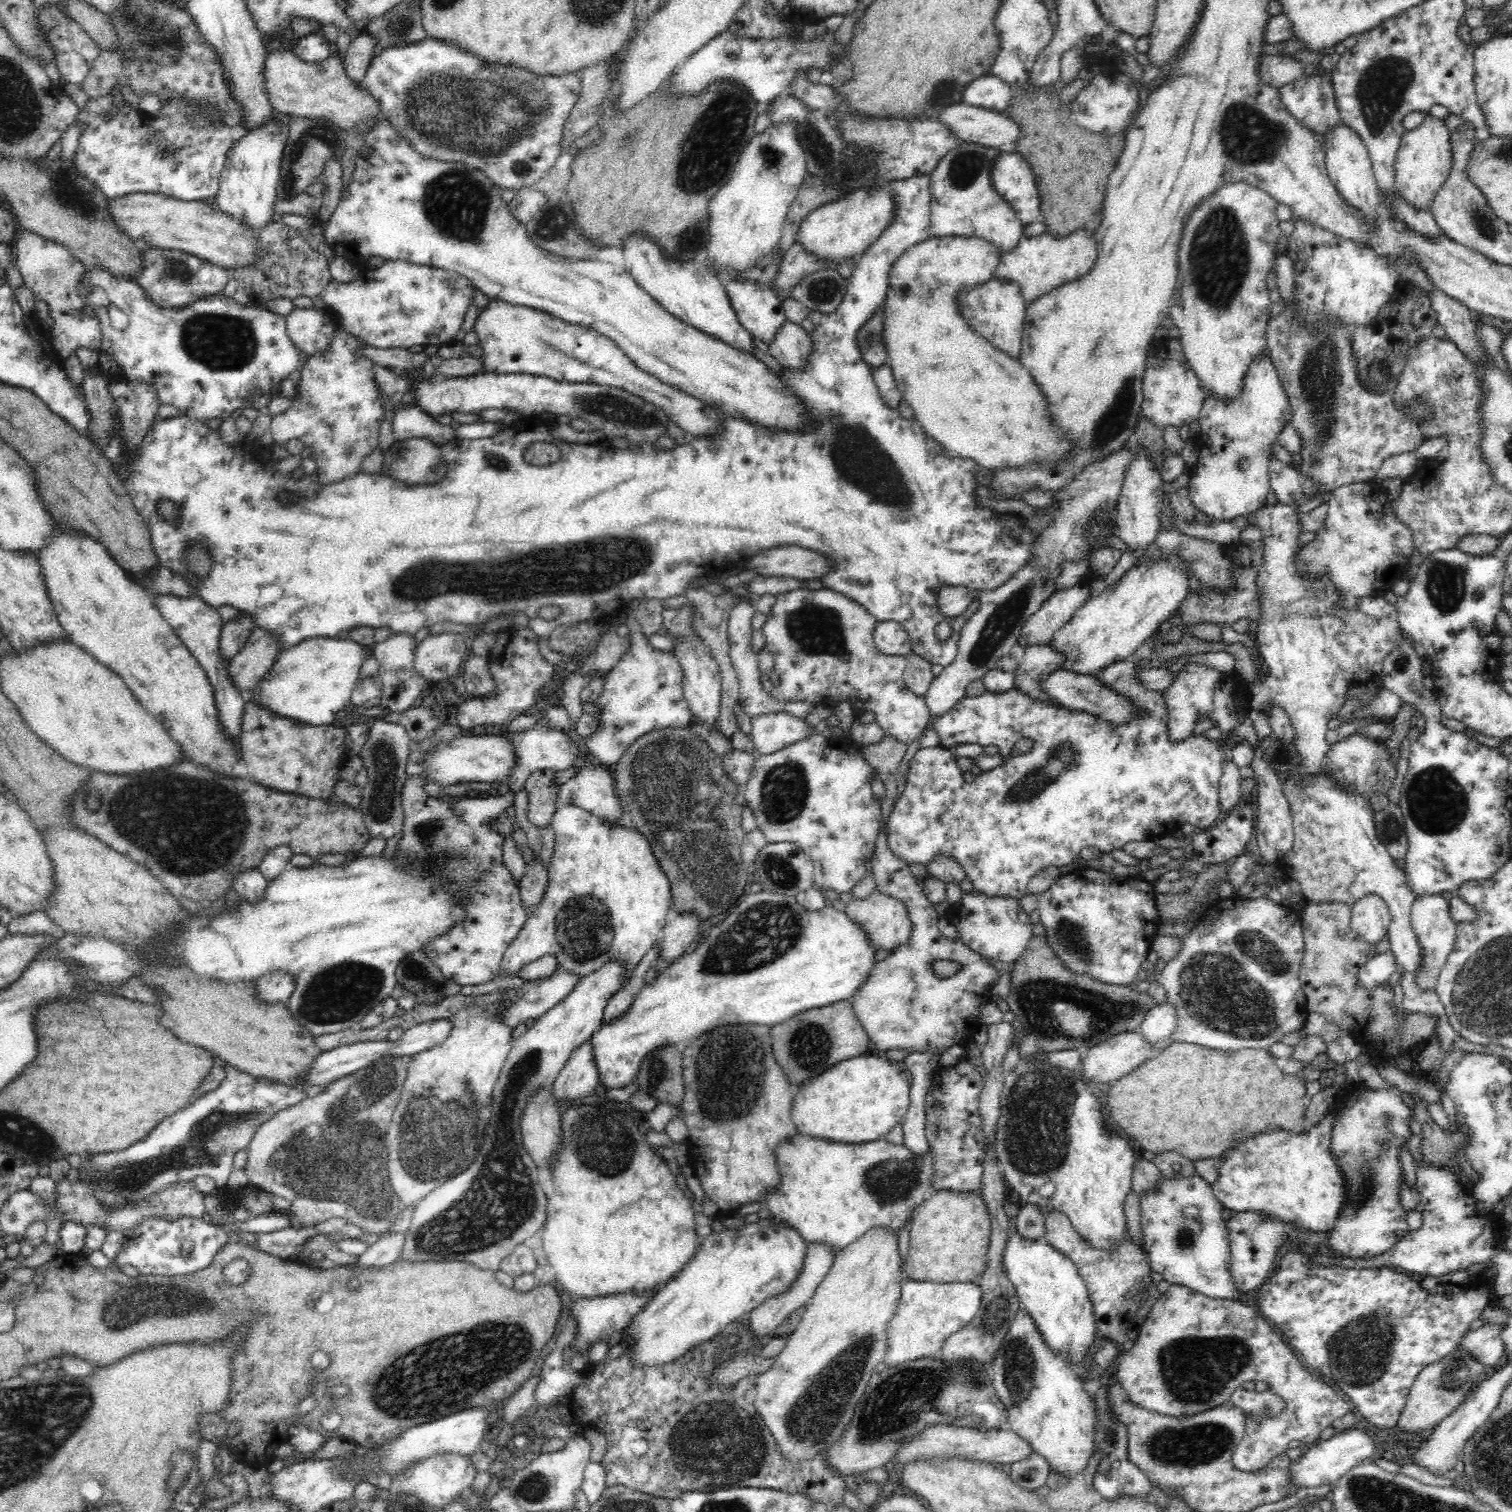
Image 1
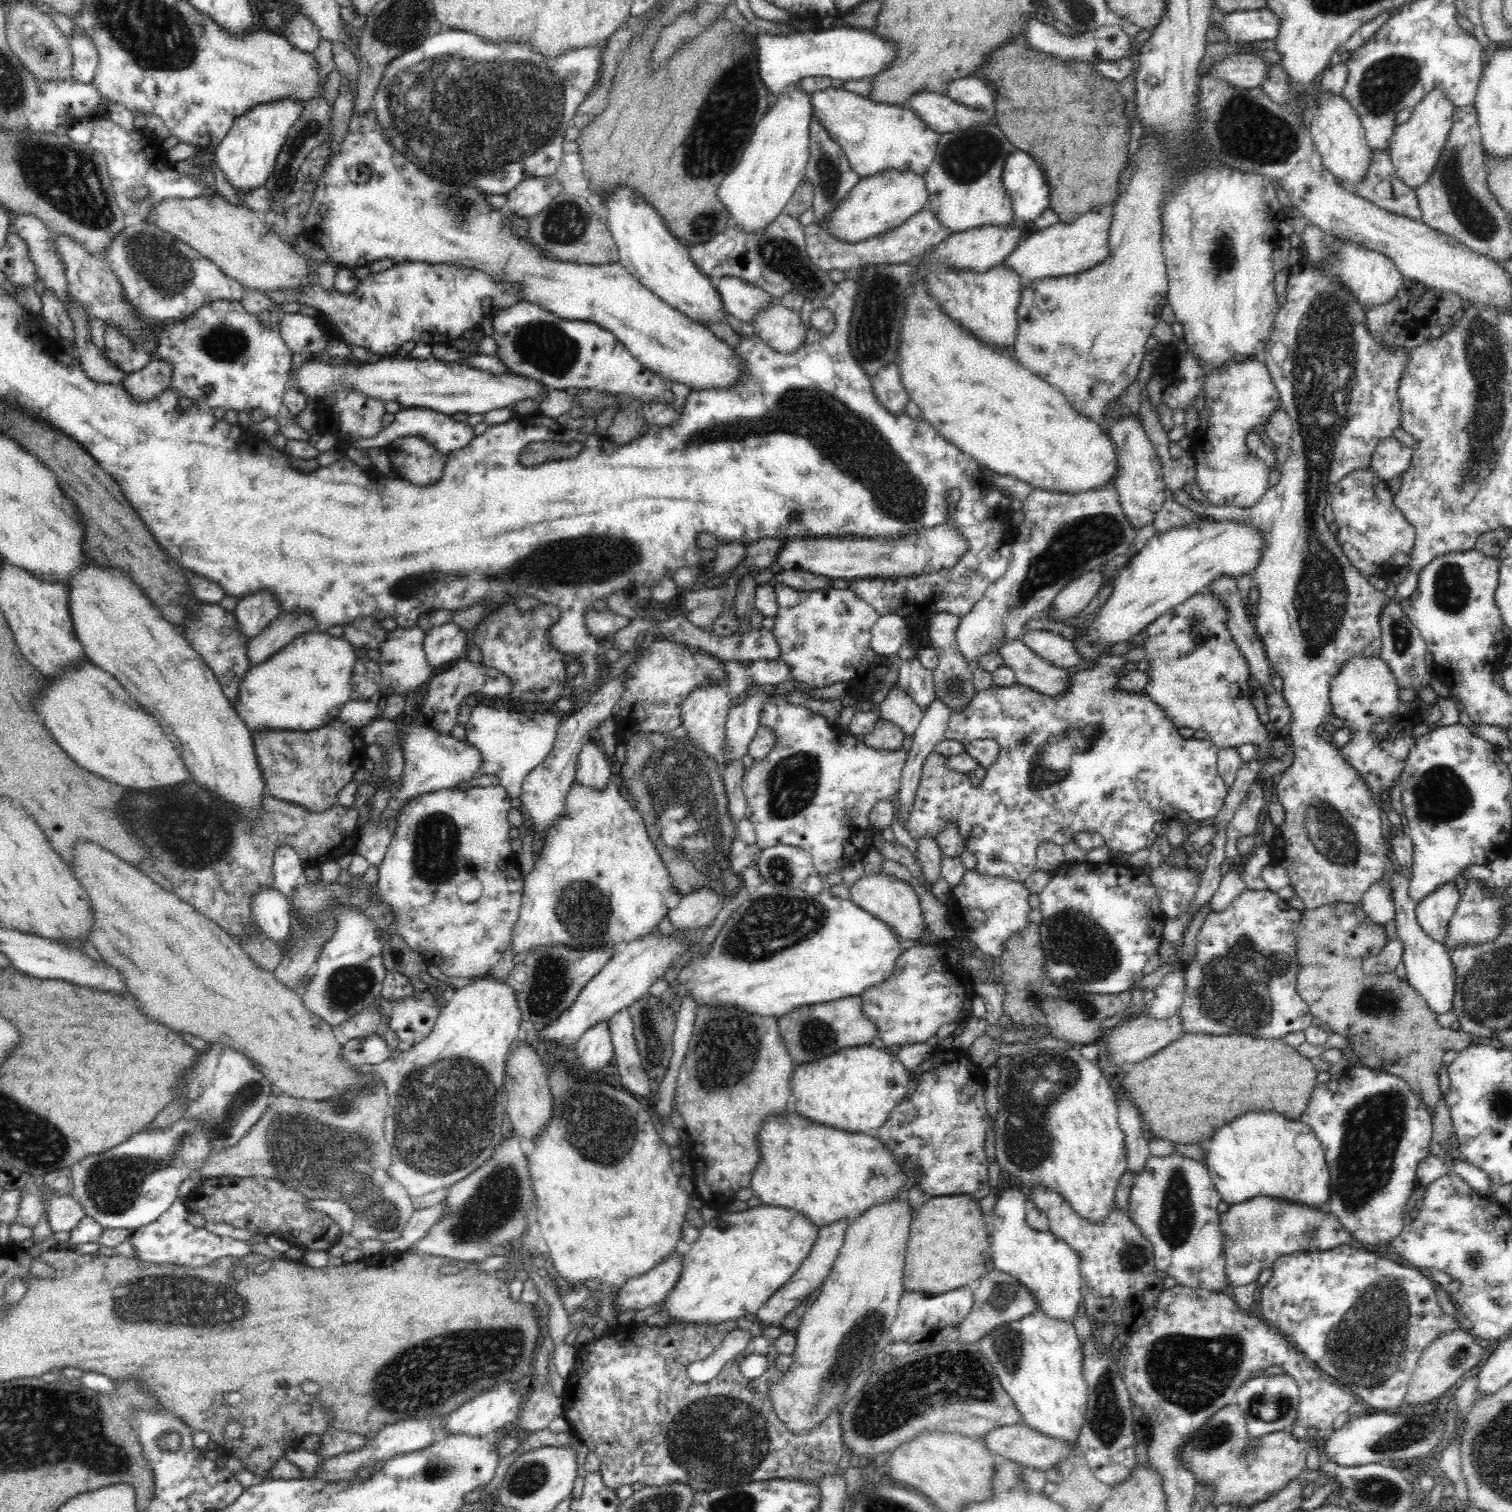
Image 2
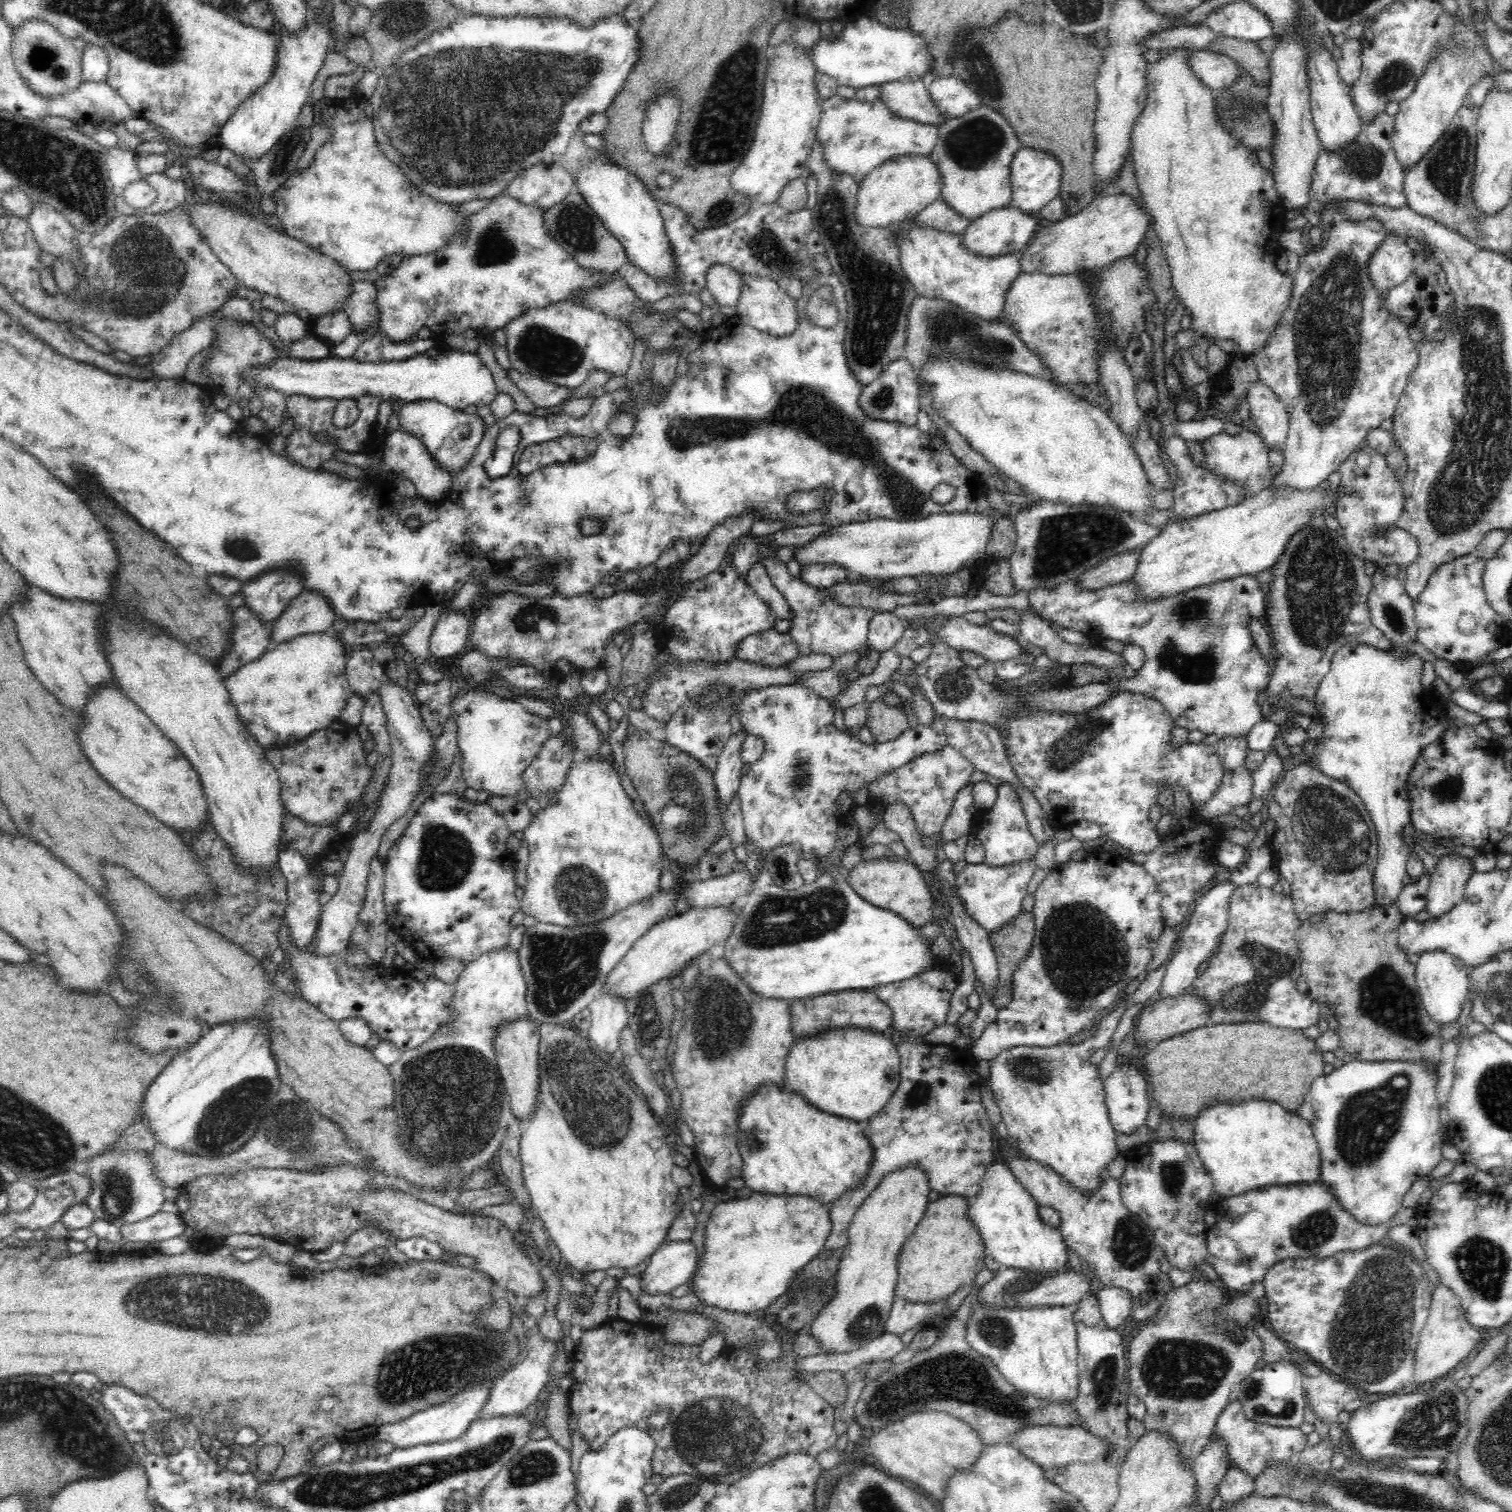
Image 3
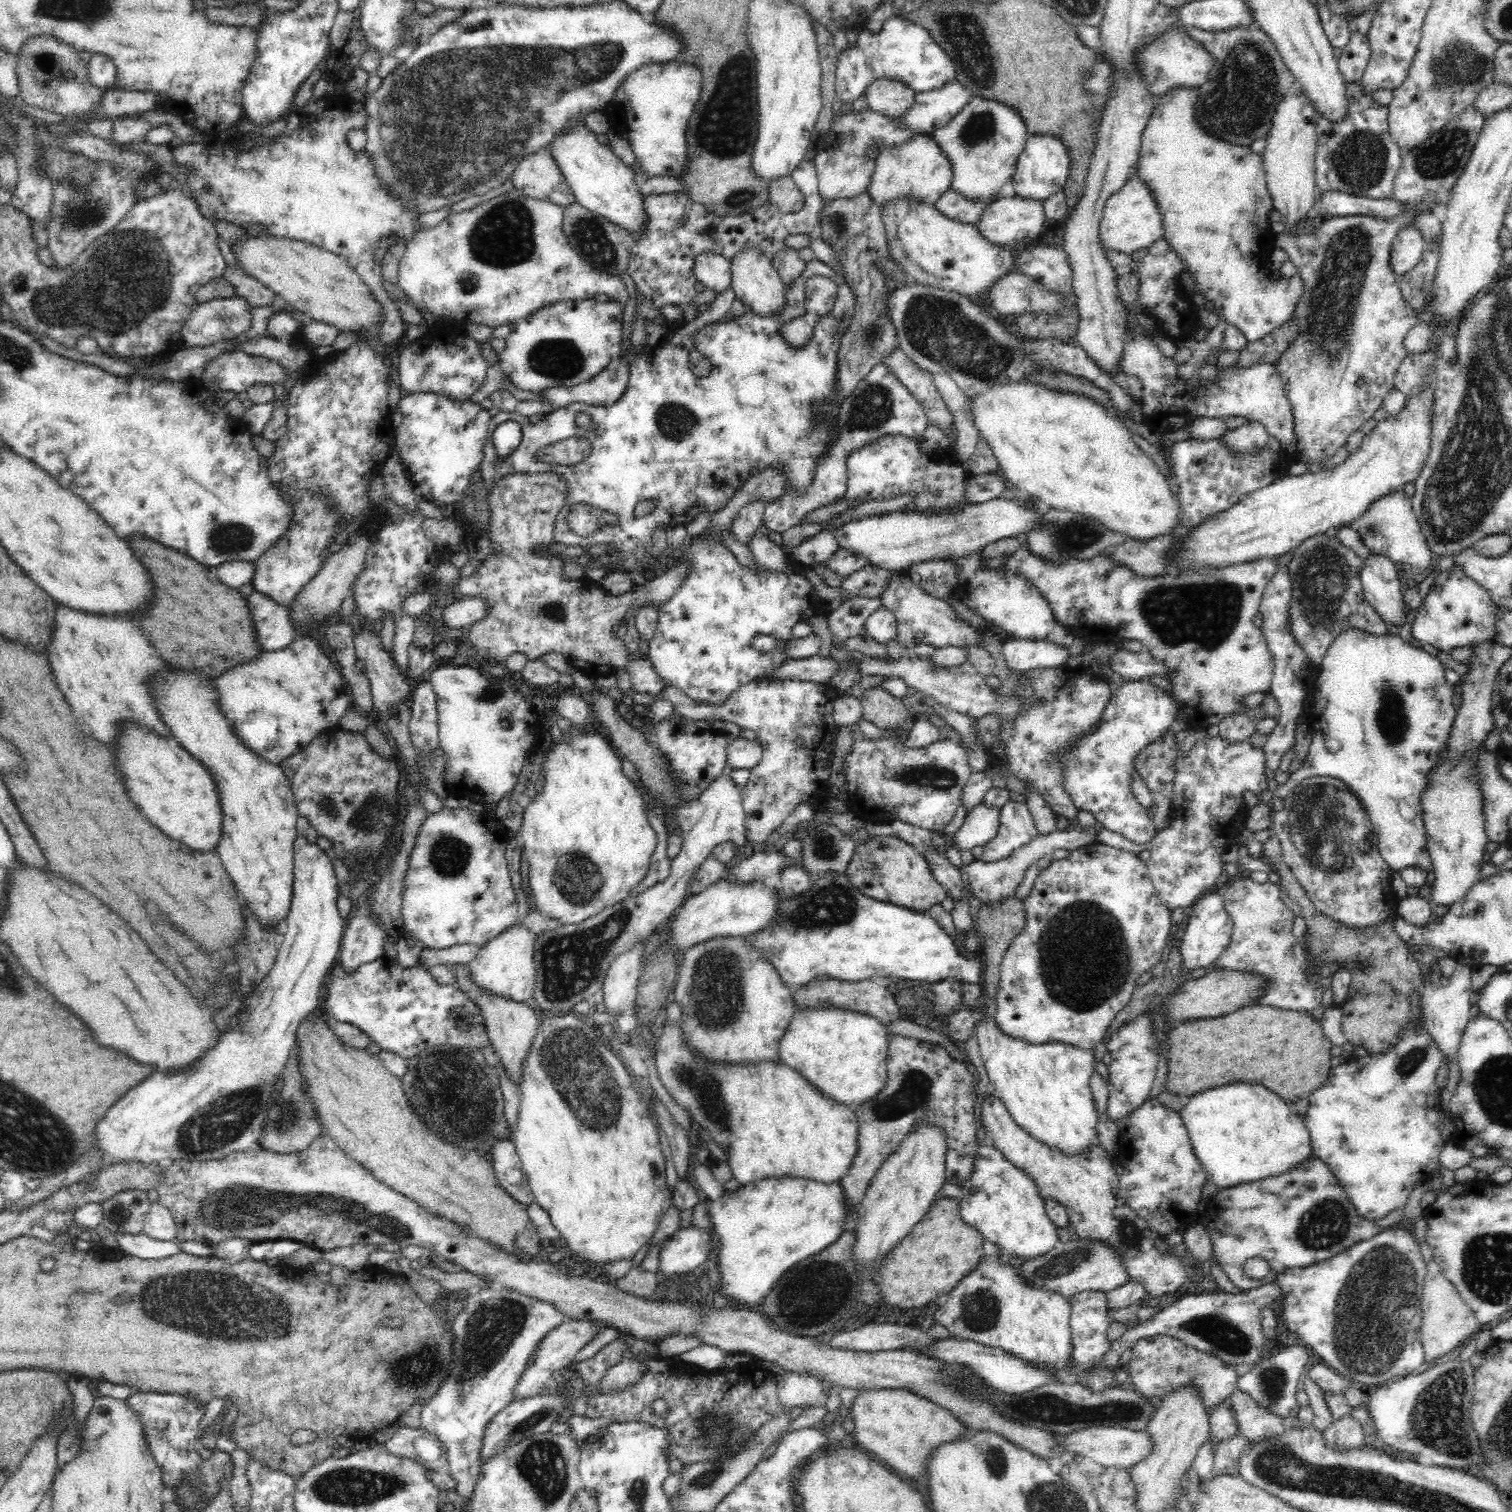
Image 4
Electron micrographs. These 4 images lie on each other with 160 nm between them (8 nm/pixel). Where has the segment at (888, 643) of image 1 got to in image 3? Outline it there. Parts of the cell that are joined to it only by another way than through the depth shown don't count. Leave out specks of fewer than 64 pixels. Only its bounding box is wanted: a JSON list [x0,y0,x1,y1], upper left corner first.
[867,612,905,652]

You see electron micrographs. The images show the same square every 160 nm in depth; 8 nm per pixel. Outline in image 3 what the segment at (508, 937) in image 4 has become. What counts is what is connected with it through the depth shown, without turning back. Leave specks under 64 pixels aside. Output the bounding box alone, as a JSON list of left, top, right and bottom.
[386,946,528,1178]

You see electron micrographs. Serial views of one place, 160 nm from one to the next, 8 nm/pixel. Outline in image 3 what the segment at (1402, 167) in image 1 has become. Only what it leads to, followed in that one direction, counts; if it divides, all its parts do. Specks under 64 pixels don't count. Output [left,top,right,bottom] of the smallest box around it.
[1392,18,1497,172]

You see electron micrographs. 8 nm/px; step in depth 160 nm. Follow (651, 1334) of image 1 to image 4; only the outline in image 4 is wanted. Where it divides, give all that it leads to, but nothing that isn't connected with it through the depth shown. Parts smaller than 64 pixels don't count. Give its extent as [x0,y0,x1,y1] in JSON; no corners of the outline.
[708,1177,846,1309]

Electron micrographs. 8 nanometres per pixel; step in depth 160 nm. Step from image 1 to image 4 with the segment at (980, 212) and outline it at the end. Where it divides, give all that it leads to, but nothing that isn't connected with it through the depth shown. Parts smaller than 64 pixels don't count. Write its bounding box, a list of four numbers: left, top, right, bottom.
[931,96,1029,204]

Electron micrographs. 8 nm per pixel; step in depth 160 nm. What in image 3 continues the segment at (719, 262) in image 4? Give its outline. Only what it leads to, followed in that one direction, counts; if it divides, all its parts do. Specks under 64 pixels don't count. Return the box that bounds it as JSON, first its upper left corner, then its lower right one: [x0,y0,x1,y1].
[706,265,744,308]

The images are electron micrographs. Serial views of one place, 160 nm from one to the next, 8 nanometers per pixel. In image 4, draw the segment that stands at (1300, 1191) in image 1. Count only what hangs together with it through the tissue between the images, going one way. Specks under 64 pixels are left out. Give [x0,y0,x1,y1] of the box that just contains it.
[1179,1084,1313,1189]

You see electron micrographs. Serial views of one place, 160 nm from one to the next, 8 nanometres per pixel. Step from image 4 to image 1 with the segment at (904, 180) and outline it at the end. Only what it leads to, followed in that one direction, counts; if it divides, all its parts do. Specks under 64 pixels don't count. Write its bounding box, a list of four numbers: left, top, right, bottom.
[794,186,894,266]

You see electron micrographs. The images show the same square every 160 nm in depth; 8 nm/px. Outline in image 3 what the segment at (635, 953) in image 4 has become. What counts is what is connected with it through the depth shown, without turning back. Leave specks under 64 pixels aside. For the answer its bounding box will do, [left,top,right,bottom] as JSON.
[585,993,628,1054]

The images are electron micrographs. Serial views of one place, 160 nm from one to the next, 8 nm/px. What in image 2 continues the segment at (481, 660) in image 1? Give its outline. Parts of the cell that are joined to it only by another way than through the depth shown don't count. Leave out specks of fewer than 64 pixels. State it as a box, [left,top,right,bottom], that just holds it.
[423,657,510,735]

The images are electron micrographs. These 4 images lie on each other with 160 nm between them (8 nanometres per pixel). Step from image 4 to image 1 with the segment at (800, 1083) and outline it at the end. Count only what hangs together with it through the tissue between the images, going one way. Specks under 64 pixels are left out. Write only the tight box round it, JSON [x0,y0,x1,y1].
[765,1133,935,1256]

